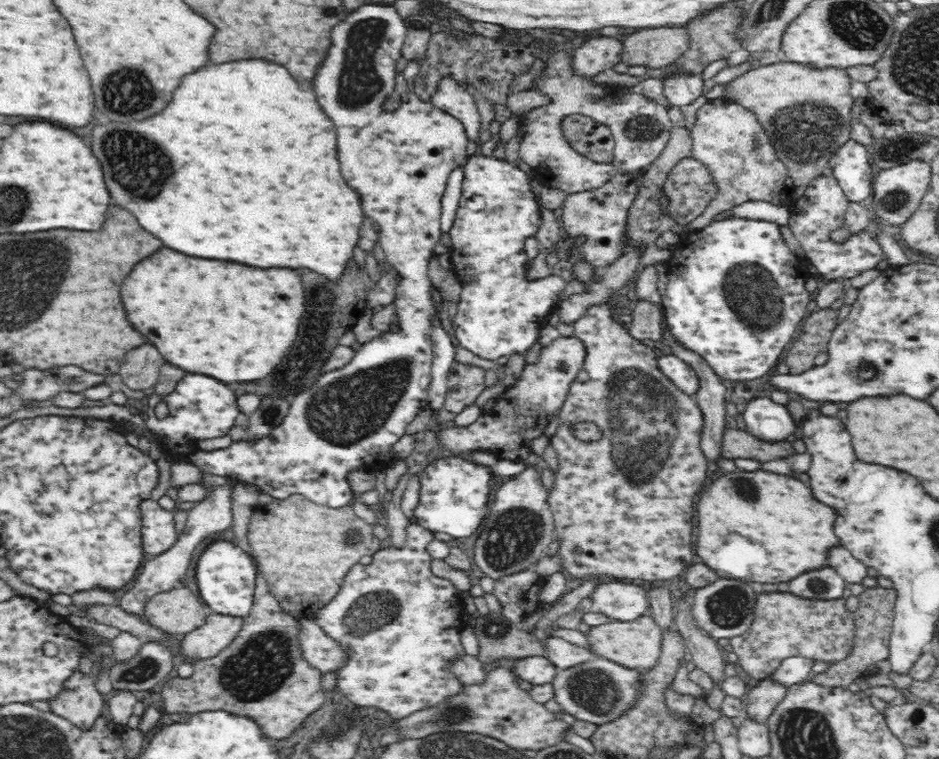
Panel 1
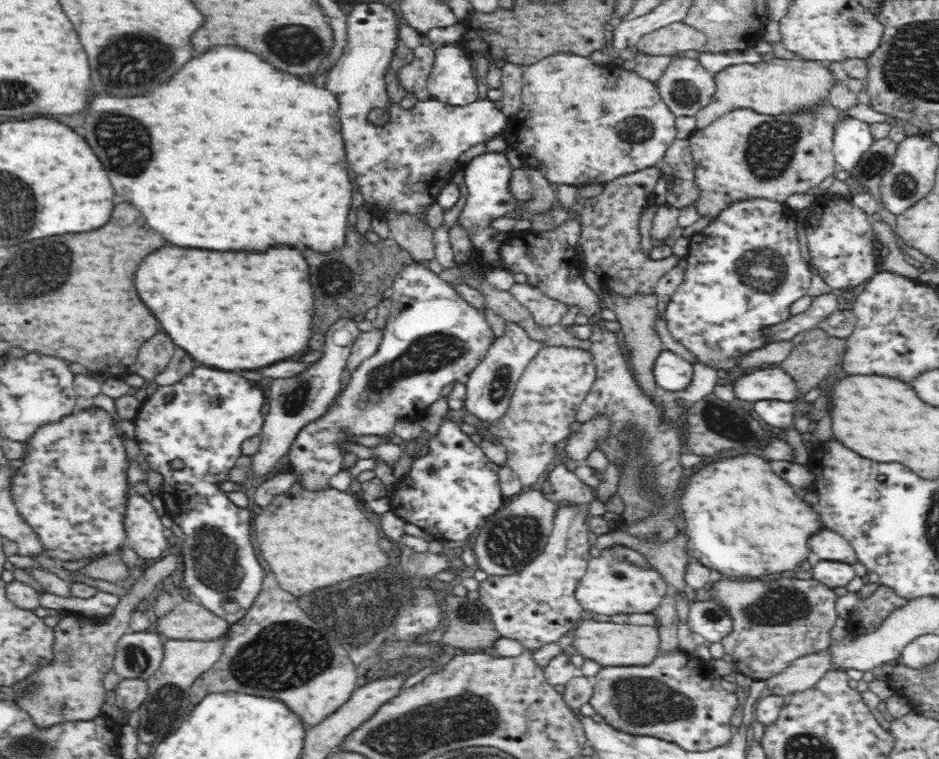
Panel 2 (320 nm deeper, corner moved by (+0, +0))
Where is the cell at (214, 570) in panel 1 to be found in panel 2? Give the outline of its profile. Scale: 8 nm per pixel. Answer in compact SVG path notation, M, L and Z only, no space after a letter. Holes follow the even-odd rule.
M196 368L190 376L185 376L176 384L158 386L154 393L141 403L137 415L132 420L142 463L163 476L162 485L154 493L164 500L167 515L184 533L181 545L184 584L190 591L190 598L230 624L241 620L248 612L262 590L264 574L250 540L253 512L230 501L226 492L216 484L223 482L228 472L236 466L236 460L242 456L242 442L262 430L262 422L265 420L262 414L264 403L265 393L258 384L250 384L246 378L234 372ZM175 458L184 462L184 468L172 469L171 462ZM224 598L234 598L240 610L234 613L225 612L222 609Z

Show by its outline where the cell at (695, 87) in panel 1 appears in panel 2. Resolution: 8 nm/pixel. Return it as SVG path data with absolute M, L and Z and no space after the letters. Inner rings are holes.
M673 57L656 85L672 114L696 116L714 96L715 75L706 71L698 59Z

